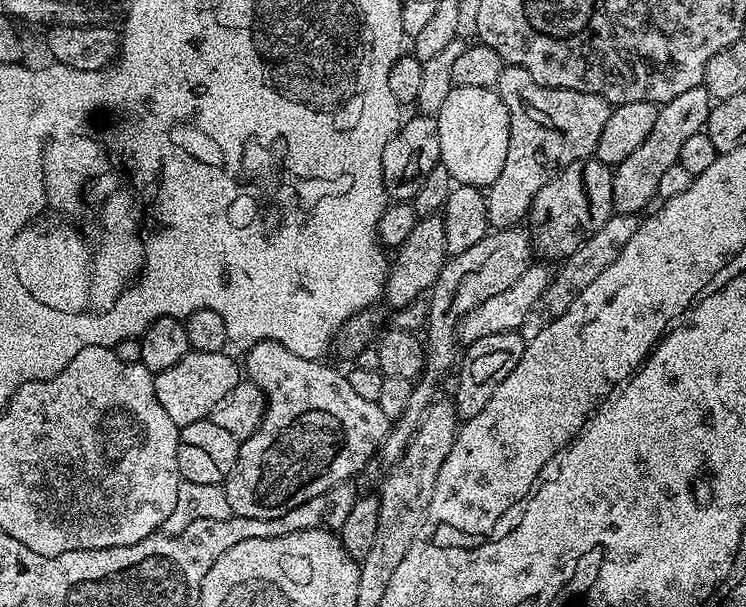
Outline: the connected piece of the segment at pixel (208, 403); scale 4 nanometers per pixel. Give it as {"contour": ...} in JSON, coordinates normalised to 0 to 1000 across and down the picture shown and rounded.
{"contour":[[[253,577],[244,590],[244,596],[233,596],[228,610],[208,614],[206,643],[212,649],[212,662],[217,662],[217,675],[223,675],[228,695],[233,695],[237,705],[244,707],[255,695],[280,690],[284,677],[292,669],[292,662],[298,662],[298,656],[303,656],[303,649],[308,649],[308,643],[314,643],[314,636],[323,626],[323,601],[318,595],[315,600],[306,585],[304,578],[260,580]]]}

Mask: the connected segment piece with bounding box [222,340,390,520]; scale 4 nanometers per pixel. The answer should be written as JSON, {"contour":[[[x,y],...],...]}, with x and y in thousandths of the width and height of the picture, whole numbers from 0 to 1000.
{"contour":[[[361,560],[339,567],[328,586],[332,588],[324,593],[326,611],[359,654],[359,674],[346,708],[340,708],[335,722],[320,727],[316,766],[298,802],[314,850],[366,857],[383,847],[383,840],[405,834],[405,827],[416,827],[416,820],[426,820],[426,814],[442,809],[448,799],[471,792],[471,784],[485,776],[493,756],[511,743],[523,695],[503,659],[481,652],[469,638],[465,618],[434,600],[433,591],[417,593],[389,583],[383,570]]]}

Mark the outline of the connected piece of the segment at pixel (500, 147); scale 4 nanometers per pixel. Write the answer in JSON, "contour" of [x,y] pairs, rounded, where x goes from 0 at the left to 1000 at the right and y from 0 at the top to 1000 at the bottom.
{"contour":[[[607,142],[603,155],[598,155],[598,168],[592,168],[590,183],[583,186],[587,208],[587,234],[590,236],[590,270],[606,290],[611,303],[629,303],[649,313],[673,287],[673,272],[678,267],[678,247],[684,241],[684,188],[664,145],[646,142]]]}

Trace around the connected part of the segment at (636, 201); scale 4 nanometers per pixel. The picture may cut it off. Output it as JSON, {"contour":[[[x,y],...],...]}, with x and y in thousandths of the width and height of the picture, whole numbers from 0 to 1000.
{"contour":[[[944,142],[920,148],[920,155],[909,155],[909,161],[883,173],[882,196],[877,199],[877,214],[871,214],[866,234],[861,234],[861,241],[855,241],[845,260],[824,272],[820,287],[820,341],[827,351],[862,351],[862,343],[873,329],[881,328],[879,315],[887,287],[897,273],[909,269],[914,234],[920,234],[920,227],[926,227],[929,221],[945,216],[956,176],[956,160],[949,157],[948,143]]]}

